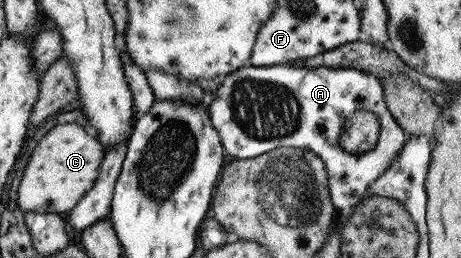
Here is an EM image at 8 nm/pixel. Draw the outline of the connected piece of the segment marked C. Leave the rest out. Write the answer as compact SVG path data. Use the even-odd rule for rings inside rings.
M73 122L52 127L51 131L47 131L45 137L41 137L41 141L35 145L29 163L23 171L16 193L18 209L22 214L68 213L77 204L79 198L91 189L103 157L103 147L95 141L87 128Z

